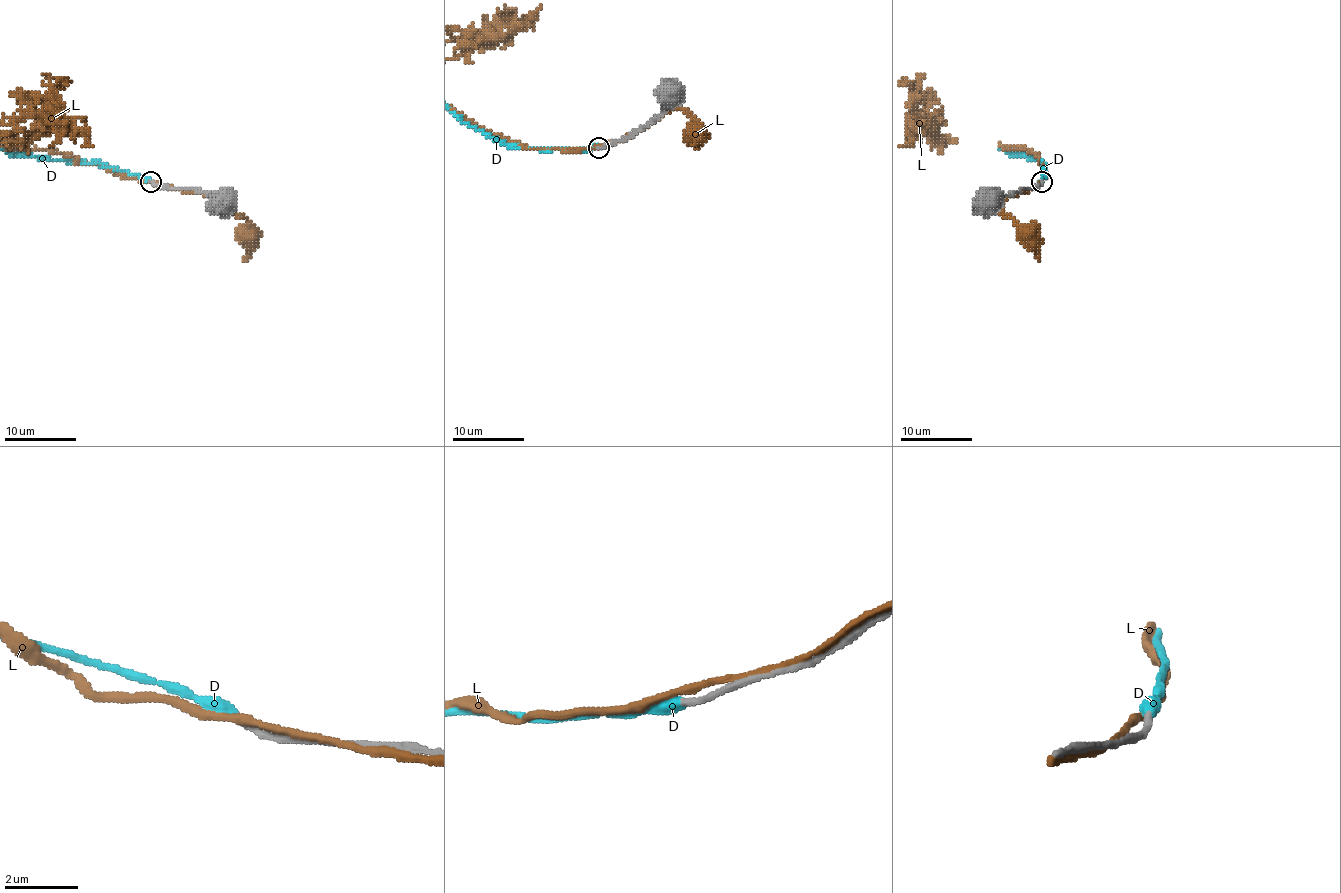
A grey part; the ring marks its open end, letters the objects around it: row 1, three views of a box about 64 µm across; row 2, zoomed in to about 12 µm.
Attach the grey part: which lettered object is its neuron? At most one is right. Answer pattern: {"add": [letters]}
{"add": ["D"]}

